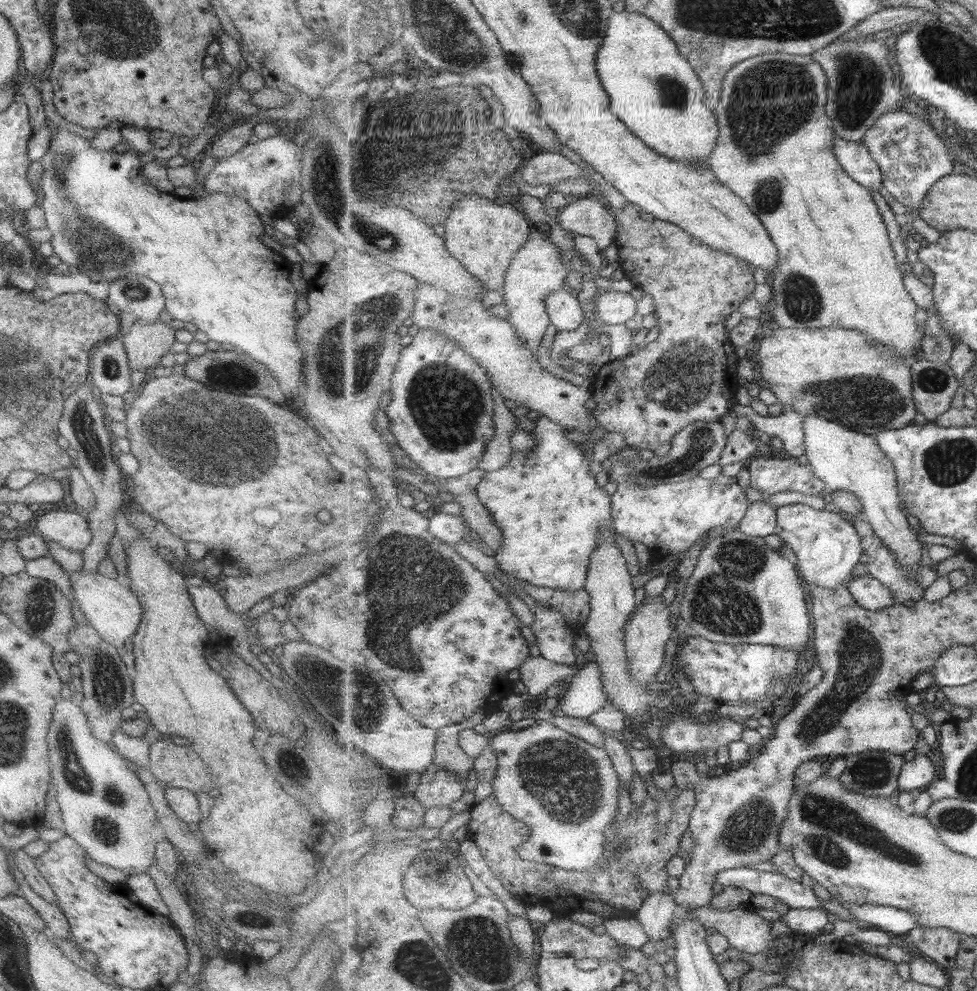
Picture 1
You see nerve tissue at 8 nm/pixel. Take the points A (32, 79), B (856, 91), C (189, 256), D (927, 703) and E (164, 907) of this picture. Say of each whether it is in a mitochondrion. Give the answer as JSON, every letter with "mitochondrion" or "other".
{"A":"other","B":"mitochondrion","C":"other","D":"other","E":"other"}

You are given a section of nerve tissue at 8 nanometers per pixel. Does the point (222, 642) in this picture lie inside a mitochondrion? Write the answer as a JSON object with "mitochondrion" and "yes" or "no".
{"mitochondrion":"no"}

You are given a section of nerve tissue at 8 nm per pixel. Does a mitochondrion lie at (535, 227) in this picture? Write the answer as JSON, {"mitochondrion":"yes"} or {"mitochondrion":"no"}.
{"mitochondrion":"no"}

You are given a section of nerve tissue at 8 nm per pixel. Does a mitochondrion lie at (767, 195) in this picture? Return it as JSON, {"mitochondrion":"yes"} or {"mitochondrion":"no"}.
{"mitochondrion":"yes"}

